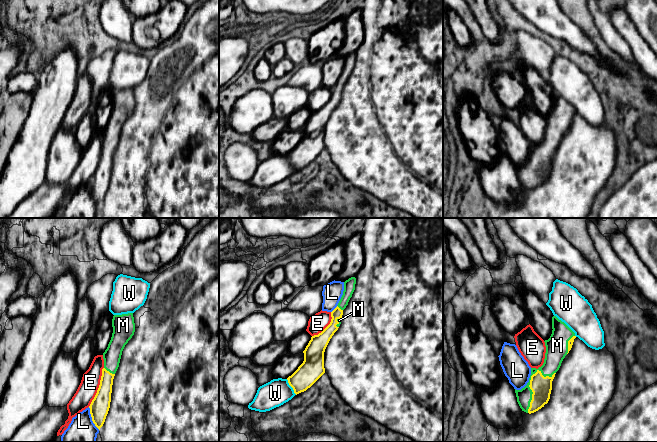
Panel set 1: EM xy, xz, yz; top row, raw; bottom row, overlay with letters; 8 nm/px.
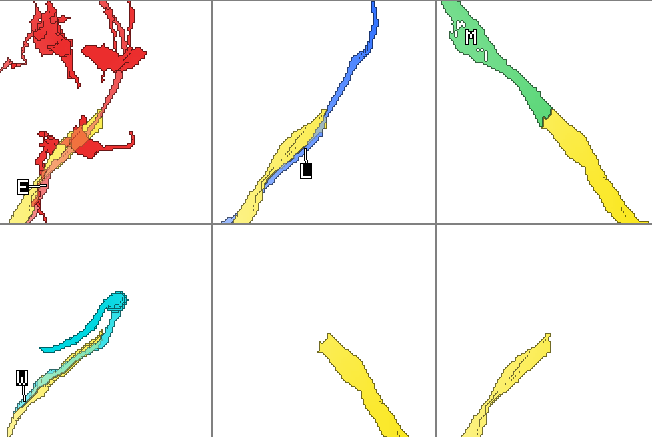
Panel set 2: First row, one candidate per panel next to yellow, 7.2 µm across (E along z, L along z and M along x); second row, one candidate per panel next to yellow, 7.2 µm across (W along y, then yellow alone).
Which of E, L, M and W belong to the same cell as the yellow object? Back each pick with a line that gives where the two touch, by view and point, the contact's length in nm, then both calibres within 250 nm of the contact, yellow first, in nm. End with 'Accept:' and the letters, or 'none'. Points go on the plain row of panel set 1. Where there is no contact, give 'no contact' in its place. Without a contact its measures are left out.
M: meets yellow in yz at (530, 158); contact 400 nm long; 170 nm thick on the yellow side, 140 nm on the other
Accept: M

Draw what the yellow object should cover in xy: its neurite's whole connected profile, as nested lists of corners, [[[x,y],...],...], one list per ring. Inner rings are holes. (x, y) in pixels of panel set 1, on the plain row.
[[[133,89],[114,91],[112,103],[111,116],[103,129],[104,144],[100,161],[89,182],[92,197],[99,206],[110,184],[113,155],[119,143],[122,127],[135,108]]]

